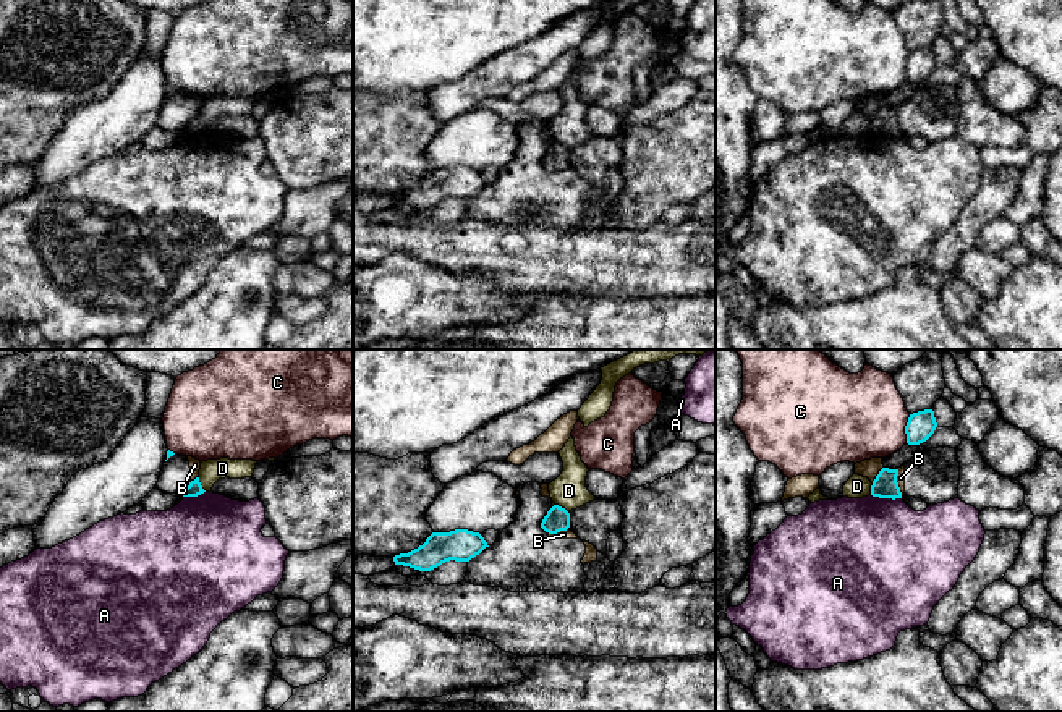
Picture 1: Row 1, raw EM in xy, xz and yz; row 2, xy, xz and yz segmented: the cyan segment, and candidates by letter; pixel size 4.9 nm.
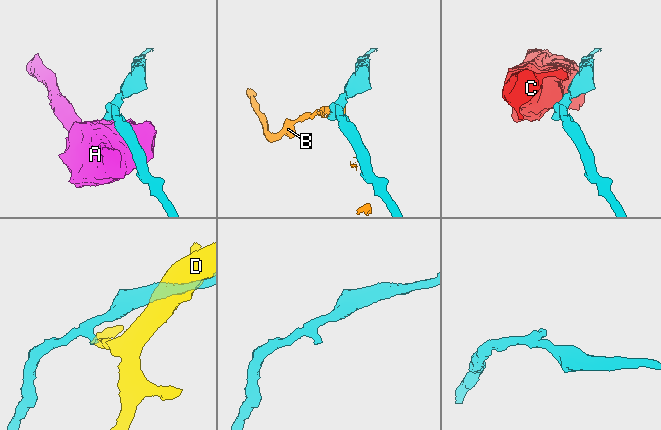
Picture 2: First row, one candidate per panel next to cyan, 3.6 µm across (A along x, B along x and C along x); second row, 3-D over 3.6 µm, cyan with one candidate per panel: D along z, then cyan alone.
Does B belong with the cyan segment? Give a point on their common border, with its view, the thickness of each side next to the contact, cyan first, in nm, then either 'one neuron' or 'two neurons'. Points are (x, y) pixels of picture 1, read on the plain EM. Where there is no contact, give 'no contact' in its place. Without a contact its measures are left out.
yz (897, 120) | 120/50 nm | two neurons

